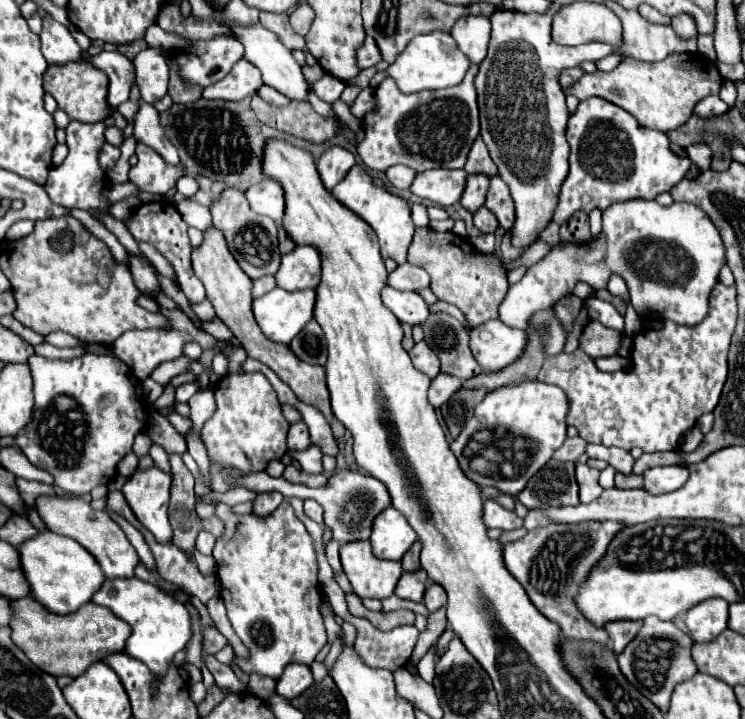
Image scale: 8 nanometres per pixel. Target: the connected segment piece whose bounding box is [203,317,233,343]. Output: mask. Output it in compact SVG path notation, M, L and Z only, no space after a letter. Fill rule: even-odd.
M213 319L213 321L207 321L207 323L203 323L203 329L209 333L209 335L213 335L215 339L221 339L221 341L231 341L233 339L233 333L231 333L231 329L221 321L221 319Z

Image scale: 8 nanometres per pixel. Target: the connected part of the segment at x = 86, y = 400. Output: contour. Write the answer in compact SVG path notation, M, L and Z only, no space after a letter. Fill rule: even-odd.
M87 353L83 357L75 357L69 361L31 355L29 367L35 383L35 407L31 421L21 429L21 435L15 435L15 443L35 467L45 469L53 475L55 487L61 493L69 497L85 497L93 487L107 485L115 477L117 463L131 451L135 435L141 429L149 427L149 417L143 403L143 385L121 359L111 355ZM49 407L53 407L53 415L49 419L49 433L39 435L39 425Z

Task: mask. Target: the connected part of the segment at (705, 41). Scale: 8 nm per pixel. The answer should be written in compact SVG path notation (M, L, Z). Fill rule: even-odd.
M699 35L697 37L697 51L707 55L711 61L715 61L715 47L713 47L713 35Z

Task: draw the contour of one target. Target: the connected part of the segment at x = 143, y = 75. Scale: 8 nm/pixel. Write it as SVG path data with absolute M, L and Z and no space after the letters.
M145 49L135 57L135 73L137 73L137 87L141 91L143 101L157 101L167 93L169 81L169 67L165 63L163 49Z

